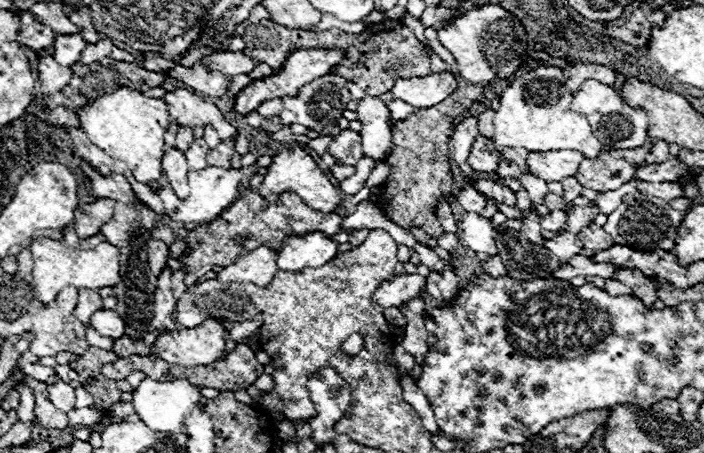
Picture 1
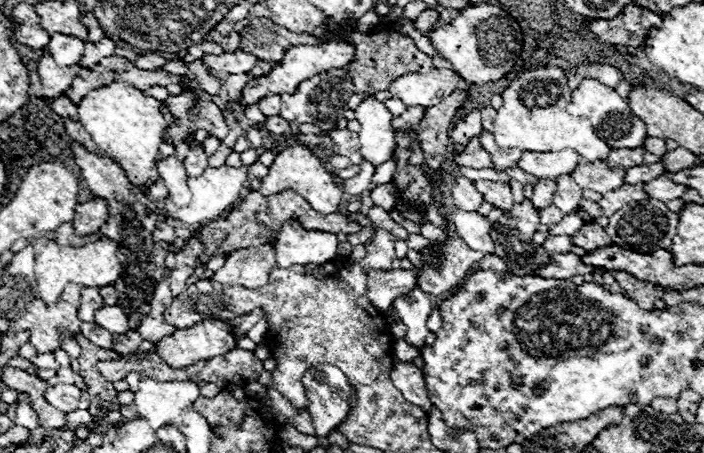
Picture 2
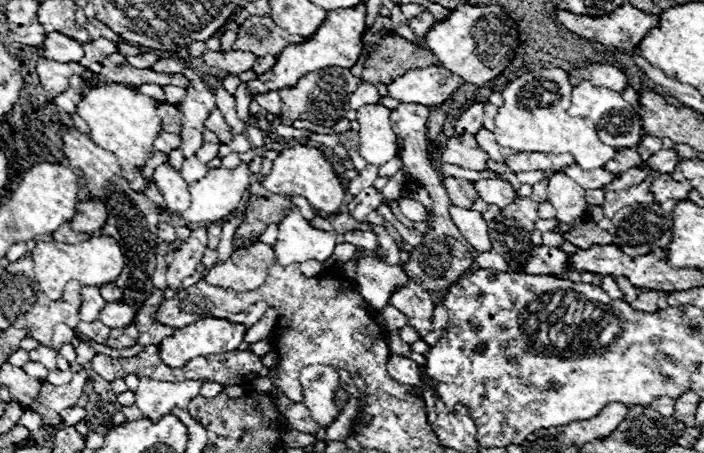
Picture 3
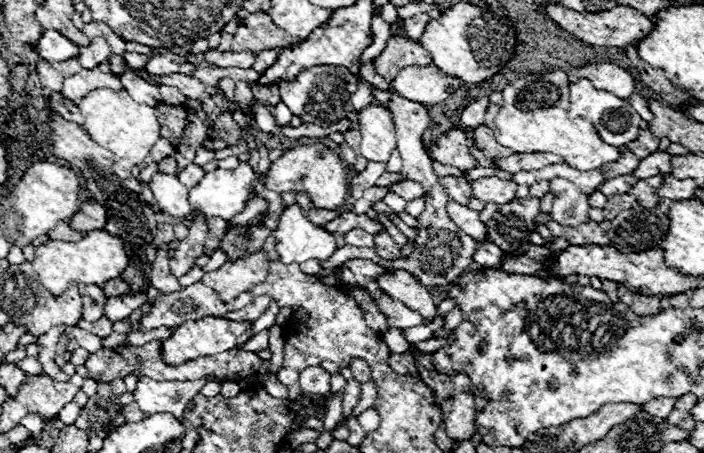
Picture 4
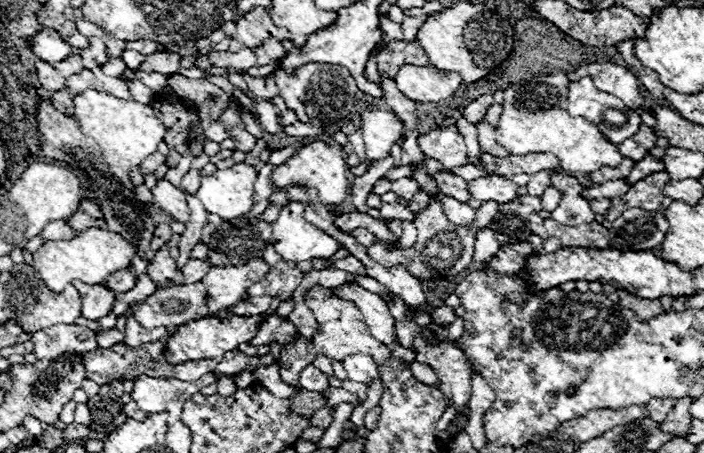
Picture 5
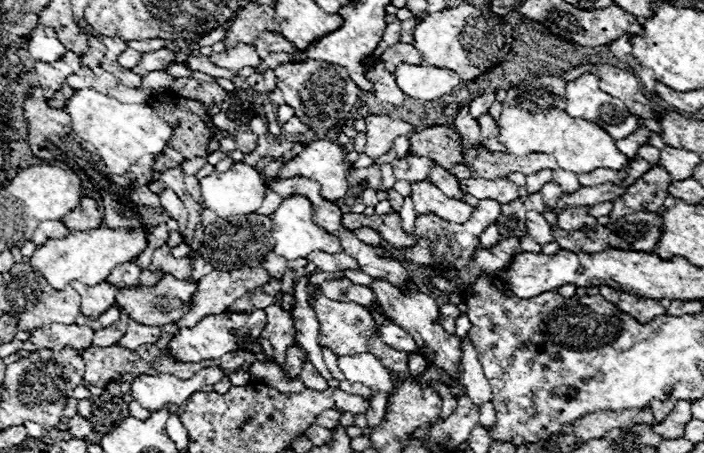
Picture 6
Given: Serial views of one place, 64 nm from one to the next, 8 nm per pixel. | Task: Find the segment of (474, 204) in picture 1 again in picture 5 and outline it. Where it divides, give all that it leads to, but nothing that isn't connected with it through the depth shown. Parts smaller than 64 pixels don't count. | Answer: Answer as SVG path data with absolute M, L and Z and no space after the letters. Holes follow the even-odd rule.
M438 172L438 174L434 174L434 178L436 178L436 184L442 194L452 196L458 202L468 202L470 194L468 194L466 182L460 176L454 176L450 172Z

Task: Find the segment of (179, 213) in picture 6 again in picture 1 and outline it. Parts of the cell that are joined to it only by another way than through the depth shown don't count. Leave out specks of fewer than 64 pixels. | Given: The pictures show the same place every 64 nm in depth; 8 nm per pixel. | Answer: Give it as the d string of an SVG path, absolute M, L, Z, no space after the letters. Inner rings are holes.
M172 148L172 150L164 152L162 170L164 170L168 182L172 184L174 192L178 194L178 198L186 198L188 196L188 162L186 162L186 154L178 148Z

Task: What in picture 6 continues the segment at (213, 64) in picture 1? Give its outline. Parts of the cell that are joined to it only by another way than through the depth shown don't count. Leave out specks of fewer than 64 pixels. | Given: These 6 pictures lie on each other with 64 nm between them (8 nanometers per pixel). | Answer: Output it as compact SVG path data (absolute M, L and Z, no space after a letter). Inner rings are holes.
M238 44L232 50L224 50L220 54L212 54L210 62L214 62L220 68L230 68L230 70L242 70L246 66L256 68L260 64L260 56L256 54L254 46L248 44Z

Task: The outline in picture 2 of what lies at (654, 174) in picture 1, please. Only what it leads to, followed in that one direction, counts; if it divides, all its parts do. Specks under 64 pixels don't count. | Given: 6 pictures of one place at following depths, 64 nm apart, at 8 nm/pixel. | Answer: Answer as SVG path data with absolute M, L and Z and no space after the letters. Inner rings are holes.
M662 162L640 164L640 166L634 166L626 172L624 184L644 184L644 182L650 182L652 178L658 178L658 176L668 176L668 170Z

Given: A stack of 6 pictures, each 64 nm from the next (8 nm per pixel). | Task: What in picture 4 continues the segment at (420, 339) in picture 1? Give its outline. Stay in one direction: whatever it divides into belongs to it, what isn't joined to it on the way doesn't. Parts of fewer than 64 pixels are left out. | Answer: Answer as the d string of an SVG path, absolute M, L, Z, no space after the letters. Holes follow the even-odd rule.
M394 270L388 276L378 278L380 288L390 294L394 300L402 302L406 308L418 312L424 318L424 324L430 324L436 316L436 304L432 302L432 296L428 290L408 272Z

